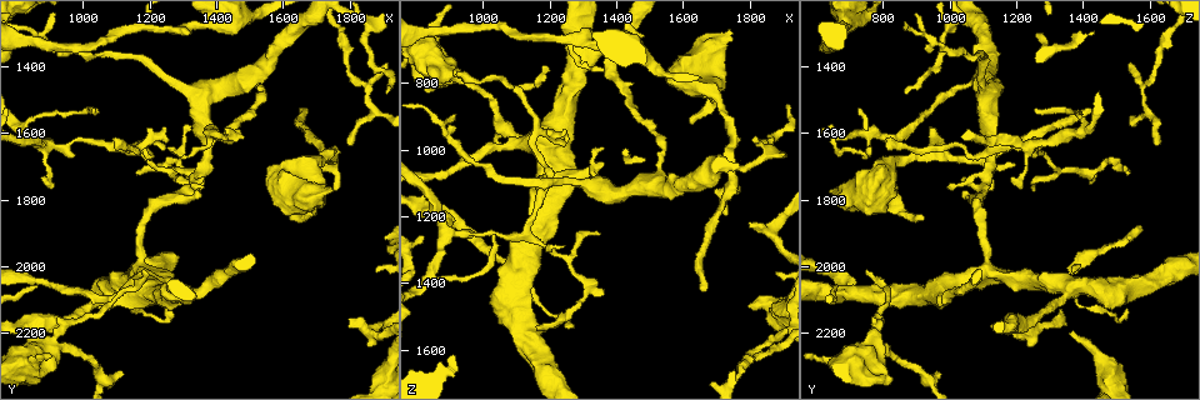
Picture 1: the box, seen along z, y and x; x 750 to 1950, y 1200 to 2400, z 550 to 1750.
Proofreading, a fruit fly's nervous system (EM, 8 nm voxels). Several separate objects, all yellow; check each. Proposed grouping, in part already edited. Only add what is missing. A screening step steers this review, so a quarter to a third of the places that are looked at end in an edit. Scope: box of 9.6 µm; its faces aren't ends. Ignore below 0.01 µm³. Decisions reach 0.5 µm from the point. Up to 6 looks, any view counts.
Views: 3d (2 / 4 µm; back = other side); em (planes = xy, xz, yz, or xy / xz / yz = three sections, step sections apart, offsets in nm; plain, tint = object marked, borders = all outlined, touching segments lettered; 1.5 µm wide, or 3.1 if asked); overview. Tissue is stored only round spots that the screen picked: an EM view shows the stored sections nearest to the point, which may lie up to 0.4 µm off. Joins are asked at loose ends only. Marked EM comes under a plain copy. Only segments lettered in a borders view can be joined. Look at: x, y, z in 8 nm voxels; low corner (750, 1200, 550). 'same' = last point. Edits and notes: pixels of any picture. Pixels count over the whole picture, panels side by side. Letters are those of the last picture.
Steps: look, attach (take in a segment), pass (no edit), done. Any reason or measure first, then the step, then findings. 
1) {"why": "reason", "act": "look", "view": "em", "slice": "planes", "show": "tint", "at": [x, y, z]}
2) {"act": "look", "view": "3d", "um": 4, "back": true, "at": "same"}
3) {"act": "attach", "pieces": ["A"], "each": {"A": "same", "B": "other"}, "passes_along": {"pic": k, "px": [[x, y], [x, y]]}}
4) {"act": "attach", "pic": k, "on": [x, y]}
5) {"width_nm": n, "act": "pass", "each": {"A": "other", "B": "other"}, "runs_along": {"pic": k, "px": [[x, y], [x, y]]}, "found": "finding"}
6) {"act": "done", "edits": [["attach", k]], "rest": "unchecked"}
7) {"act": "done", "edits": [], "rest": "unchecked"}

{"why": "branch stops here", "act": "look", "view": "3d", "um": 4, "at": [1090, 1620, 820]}

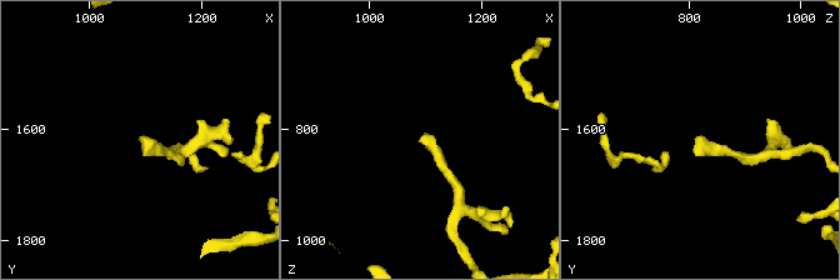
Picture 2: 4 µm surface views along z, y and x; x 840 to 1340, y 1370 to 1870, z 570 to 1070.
{"why": "now the EM", "act": "look", "view": "em", "slice": "yz", "step": 8, "show": "borders", "at": [1085, 1620, 820]}

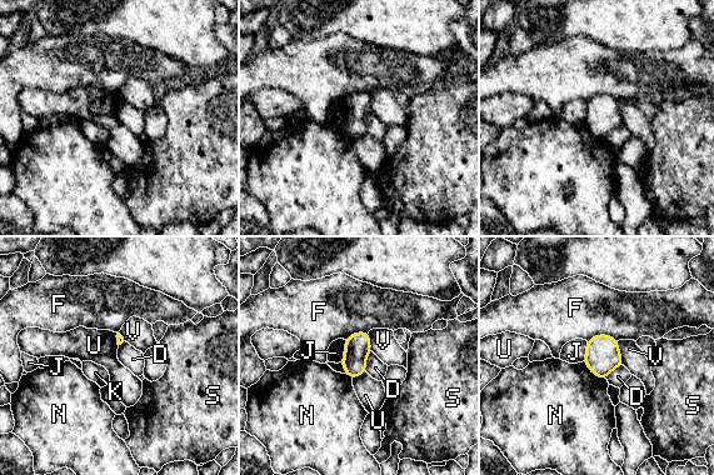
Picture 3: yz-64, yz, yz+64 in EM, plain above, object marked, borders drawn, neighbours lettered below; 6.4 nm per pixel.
{"act": "pass", "each": {"D": "other", "F": "other", "J": "other", "K": "other", "N": "other", "S": "other", "U": "other", "V": "other"}, "border": {"pic": 3, "px": [[365, 371], [353, 379]]}, "found": "no lettered segment goes on from it"}

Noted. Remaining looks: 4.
{"why": "thin end", "act": "look", "view": "em", "slice": "planes", "show": "borders", "at": [870, 1730, 1190]}

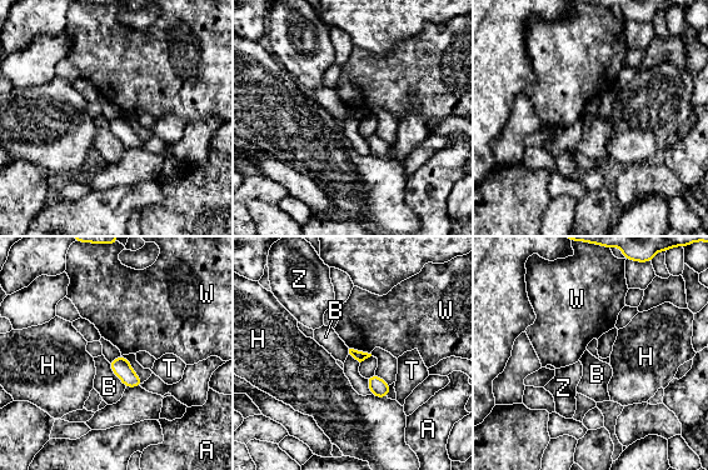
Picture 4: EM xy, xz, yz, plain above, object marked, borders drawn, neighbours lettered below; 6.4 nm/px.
{"act": "pass", "each": {"A": "other", "B": "other", "H": "other", "T": "other", "W": "other", "Z": "other"}, "found": "none of them fits"}

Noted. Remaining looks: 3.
{"why": "thin end", "act": "look", "view": "em", "slice": "yz", "step": 4, "show": "tint", "at": [1670, 1520, 1430]}

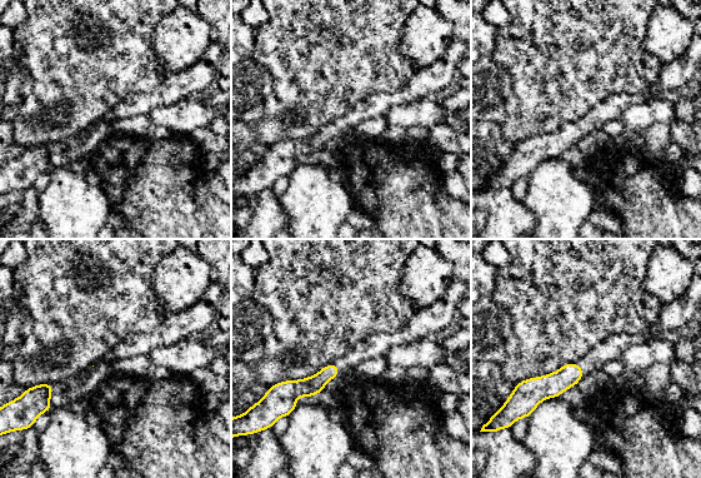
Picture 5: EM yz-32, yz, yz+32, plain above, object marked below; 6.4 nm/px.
{"act": "look", "view": "em", "slice": "planes", "show": "borders", "at": "same"}

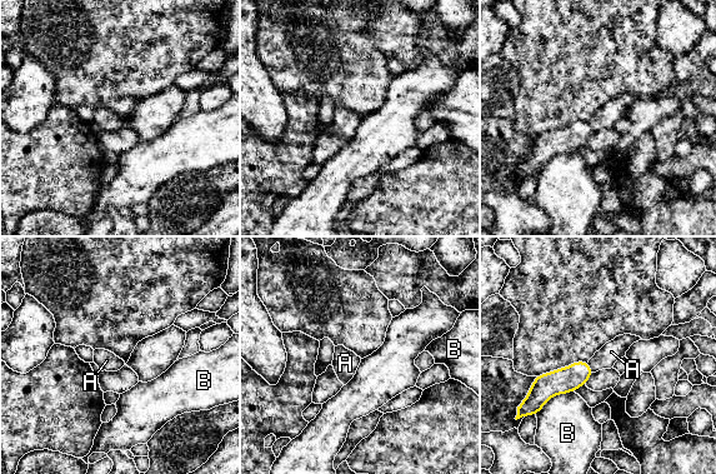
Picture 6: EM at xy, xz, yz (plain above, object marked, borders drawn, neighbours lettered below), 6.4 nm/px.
{"act": "attach", "pieces": ["A"], "each": {"A": "same", "B": "other"}, "passes_along": {"pic": 6, "px": [[567, 379], [590, 367], [611, 352]]}, "found": "the neuron continues"}

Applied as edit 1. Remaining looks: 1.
{"act": "done", "edits": [["attach", 6]], "rest": "unchecked"}

